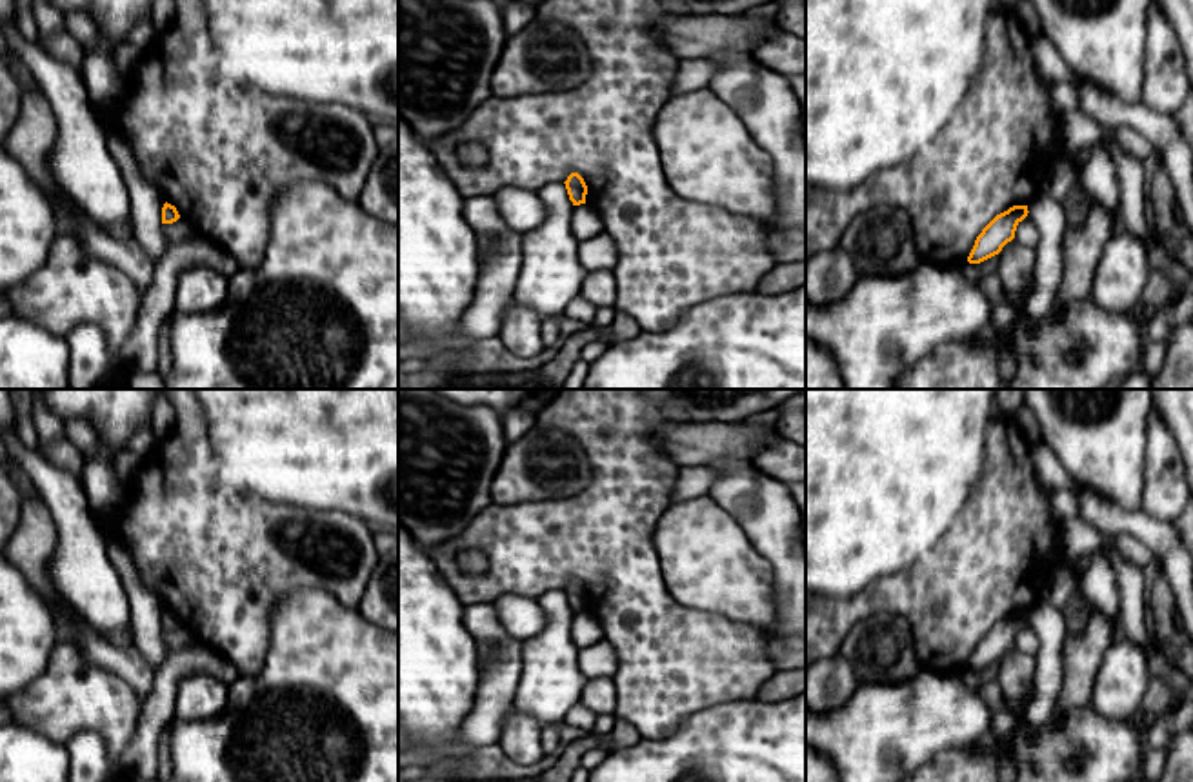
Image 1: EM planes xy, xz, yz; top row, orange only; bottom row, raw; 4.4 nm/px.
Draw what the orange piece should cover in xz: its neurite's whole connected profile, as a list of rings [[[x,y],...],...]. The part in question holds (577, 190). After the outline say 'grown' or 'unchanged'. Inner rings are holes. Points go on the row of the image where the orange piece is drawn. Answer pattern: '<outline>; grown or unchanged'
[[[571,173],[564,184],[573,206],[586,204],[587,185],[578,173]]]; unchanged

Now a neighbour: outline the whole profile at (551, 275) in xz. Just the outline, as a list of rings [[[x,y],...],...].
[[[551,182],[538,191],[546,218],[522,240],[522,267],[513,298],[542,318],[564,313],[580,295],[587,269],[578,260],[580,240],[573,235],[573,202],[566,185]]]

